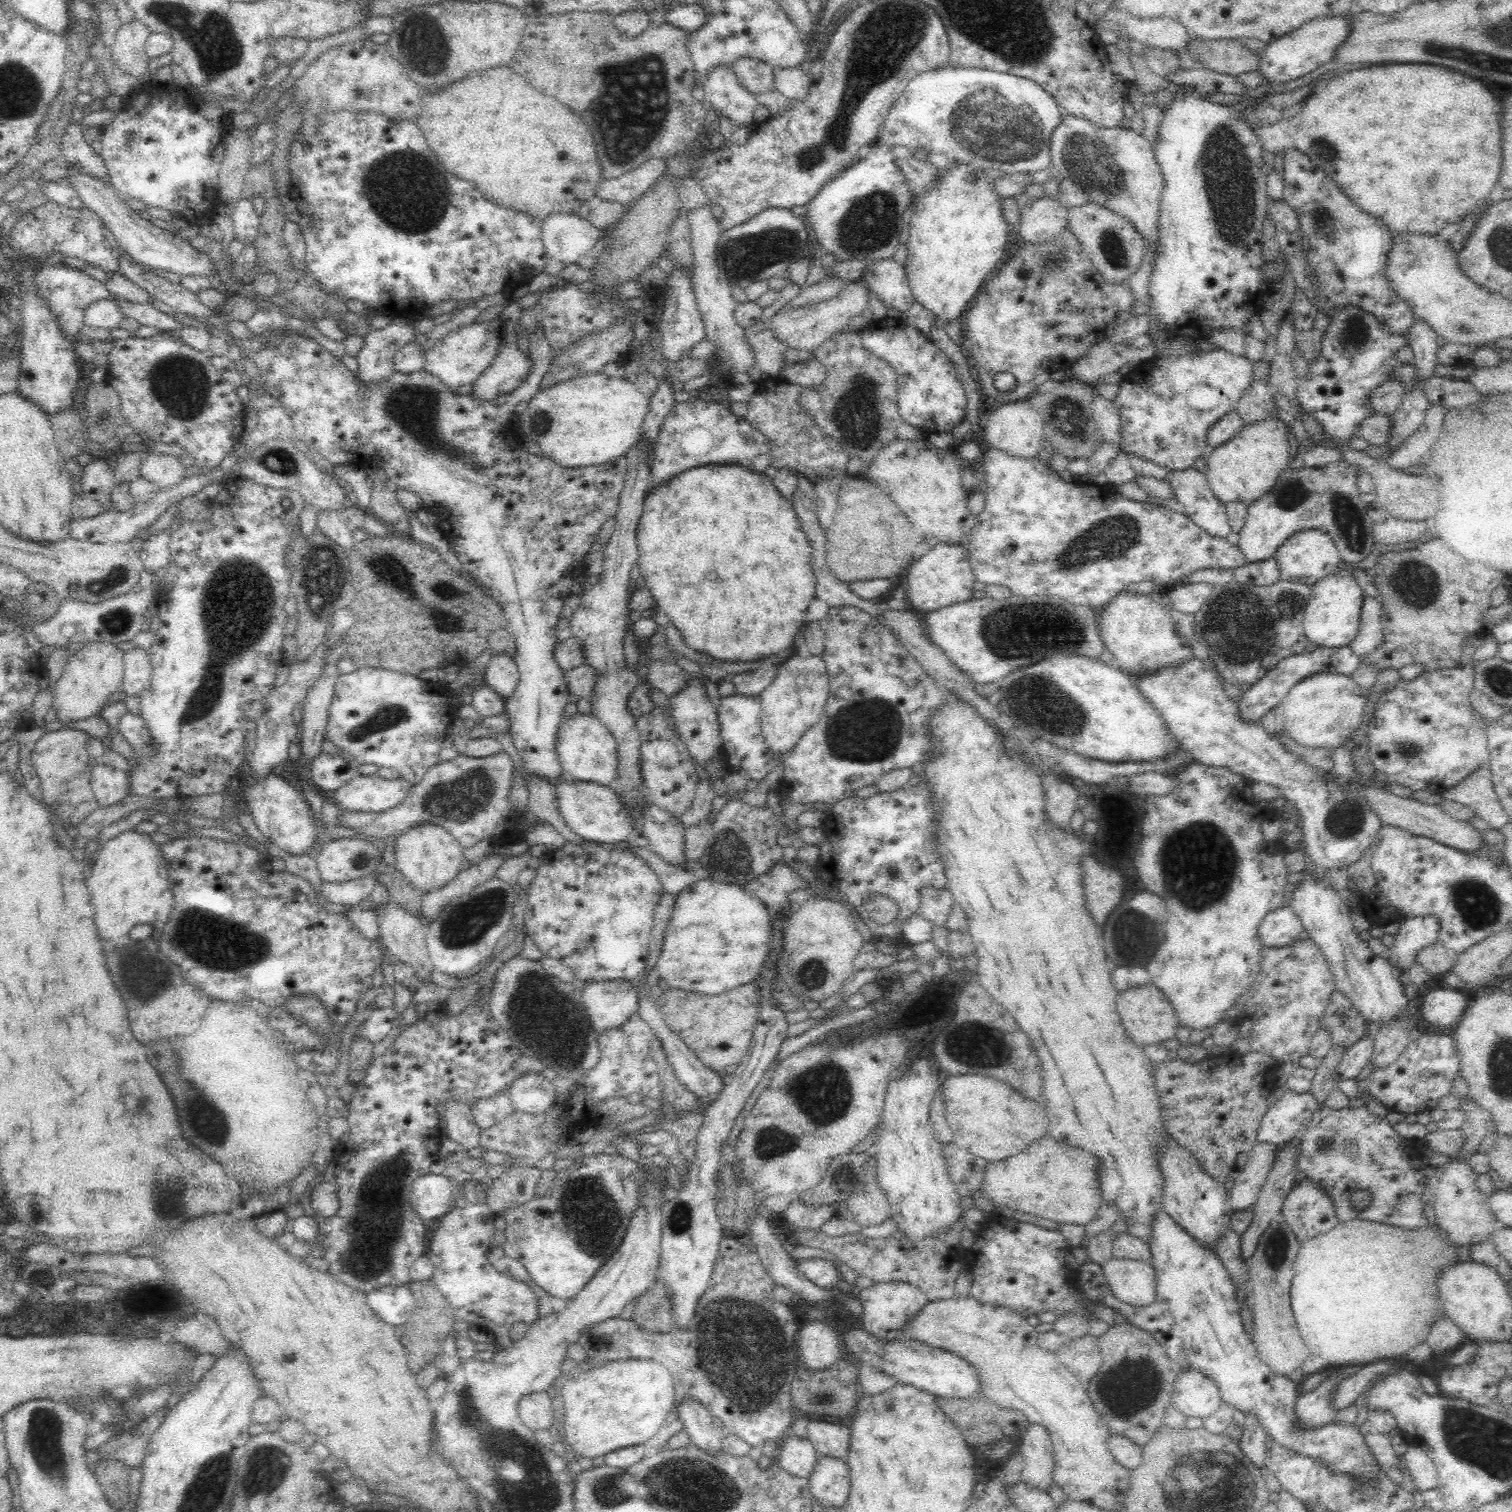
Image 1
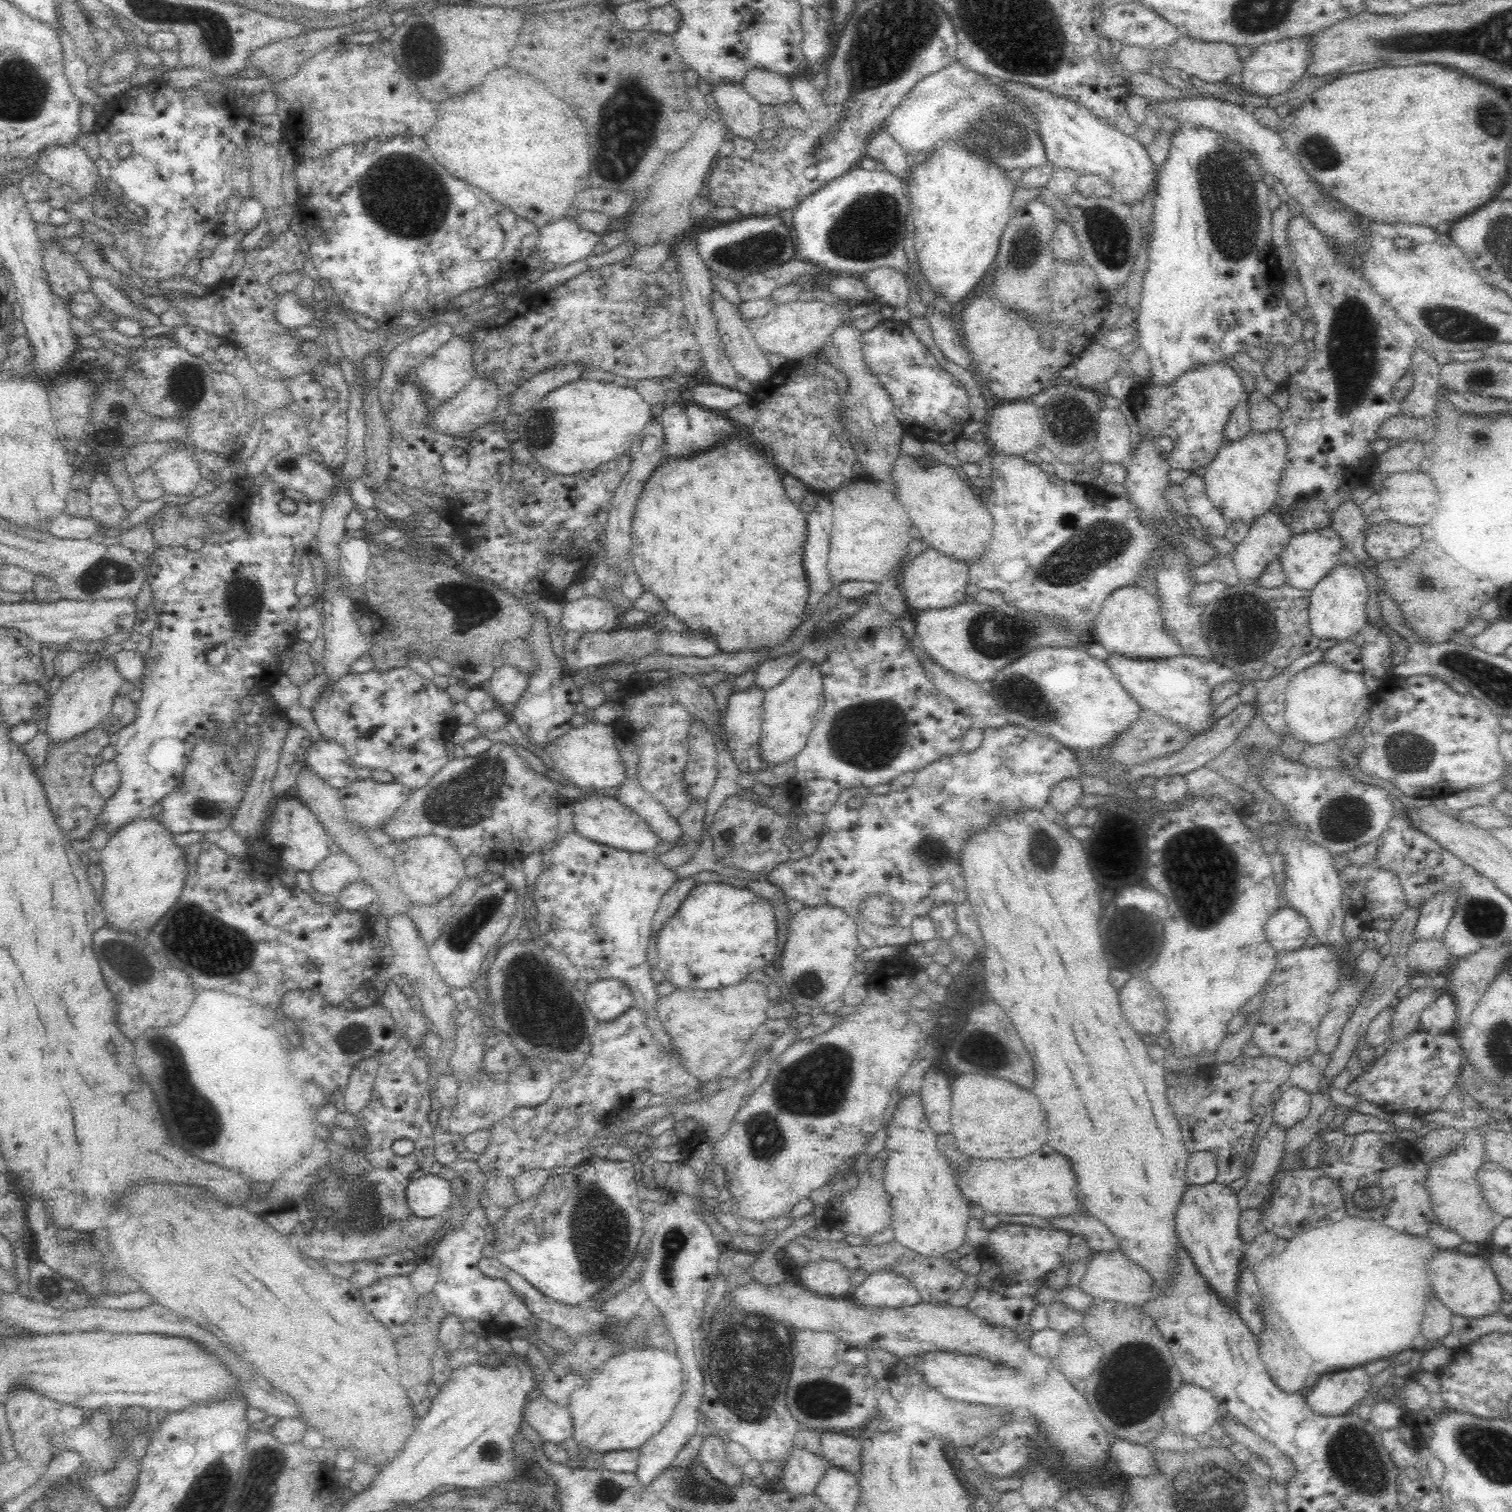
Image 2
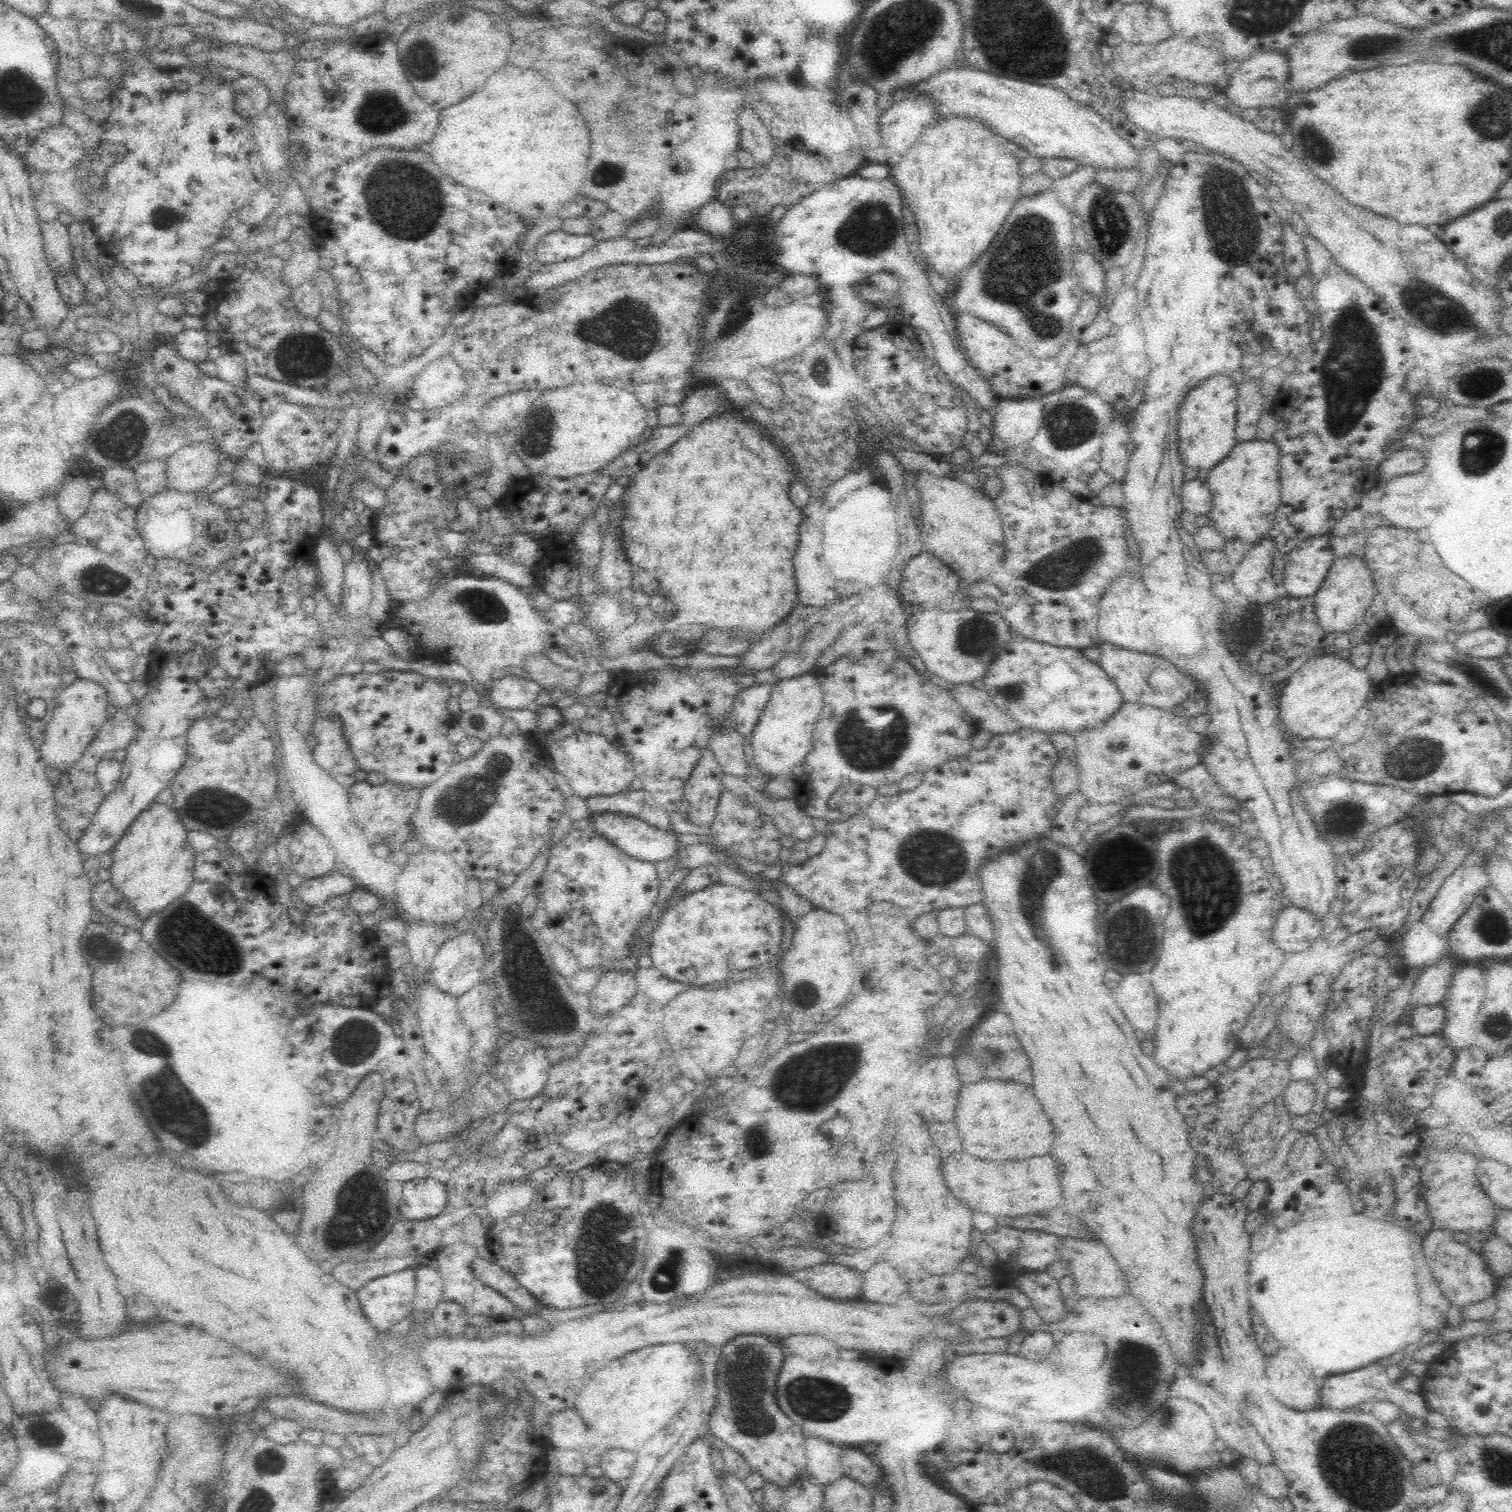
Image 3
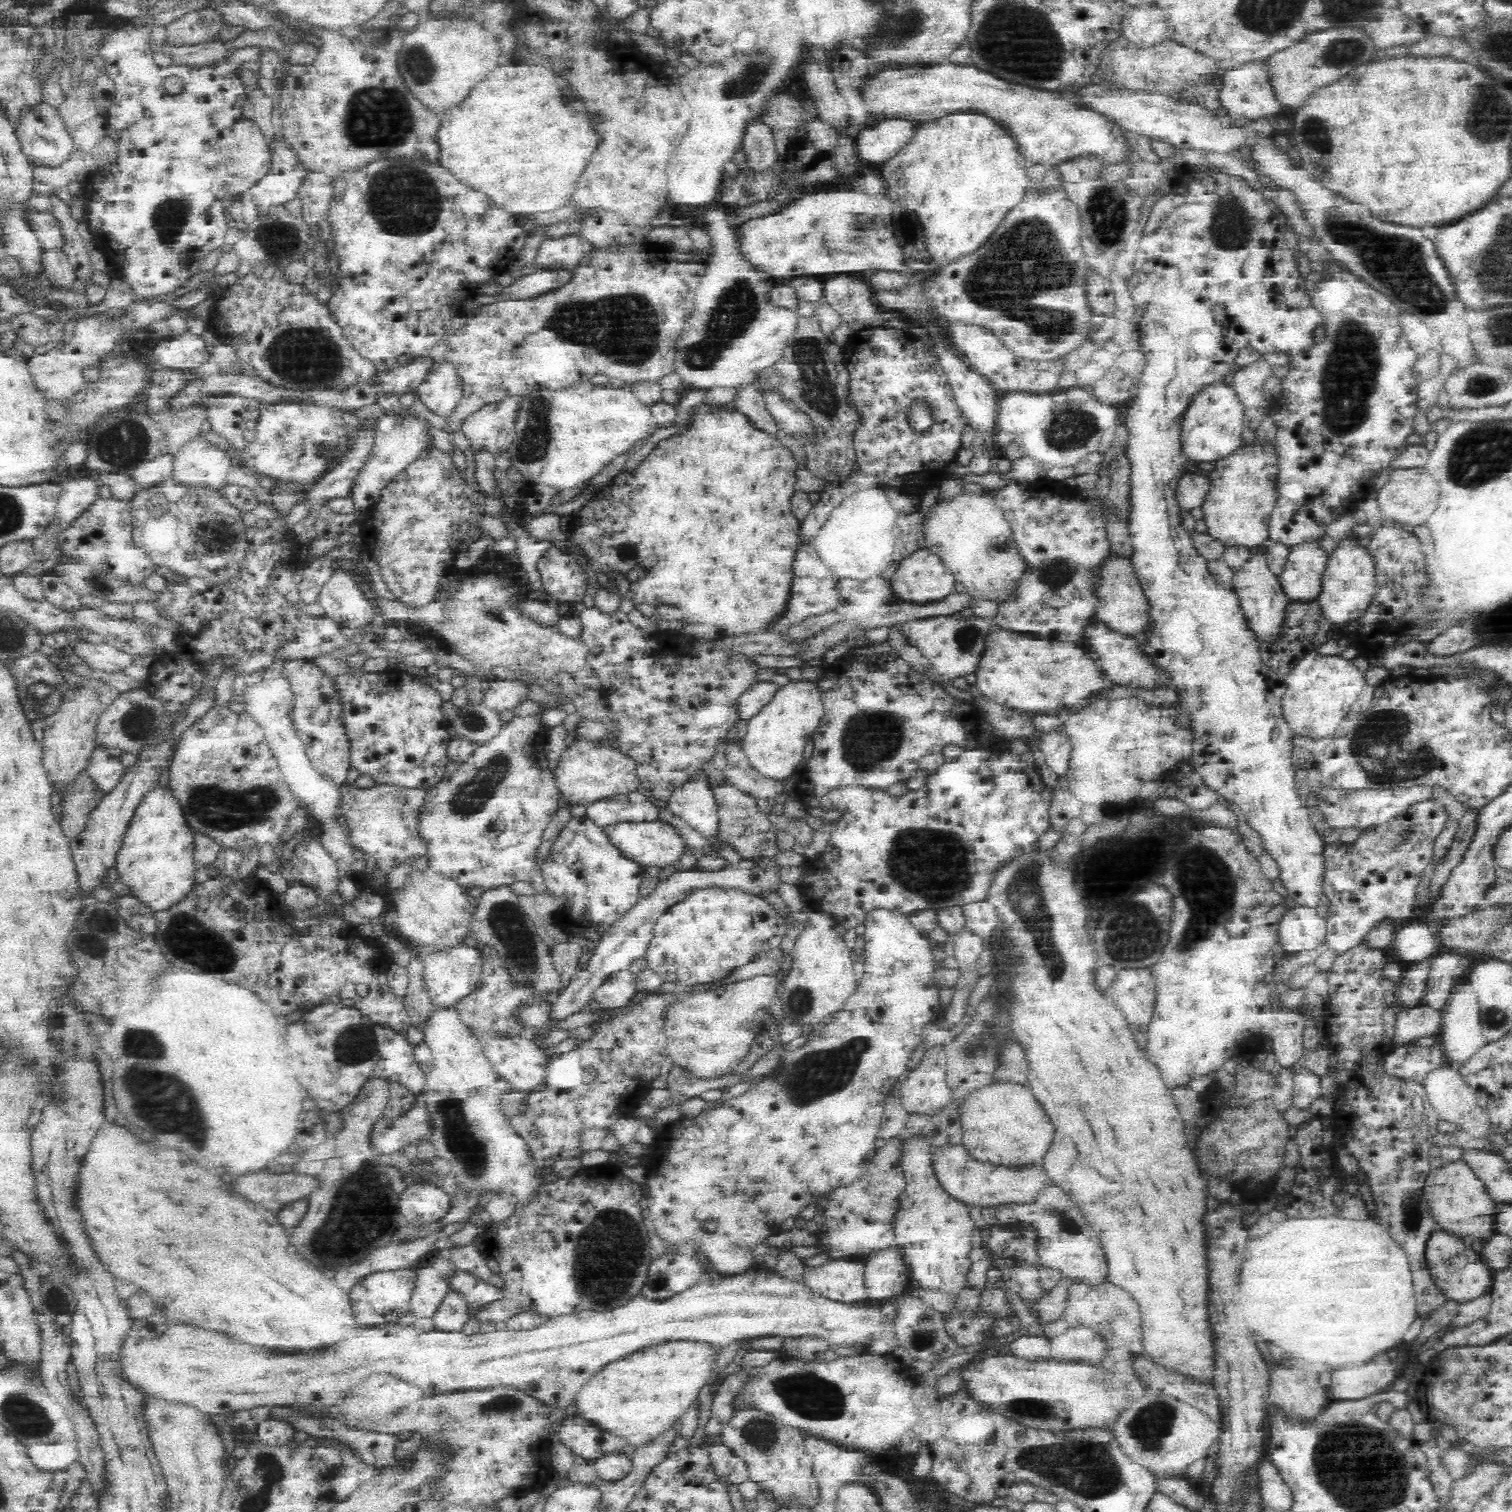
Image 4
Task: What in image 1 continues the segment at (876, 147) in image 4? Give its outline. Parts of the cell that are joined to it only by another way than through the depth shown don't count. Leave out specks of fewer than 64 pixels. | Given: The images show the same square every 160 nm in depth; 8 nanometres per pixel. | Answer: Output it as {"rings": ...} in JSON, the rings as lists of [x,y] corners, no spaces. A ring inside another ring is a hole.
{"rings":[[[948,65],[920,73],[906,85],[886,115],[879,141],[886,146],[904,146],[913,152],[925,148],[928,162],[939,171],[952,164],[971,163],[982,170],[996,170],[1001,175],[1035,173],[1050,167],[1052,132],[1061,115],[1052,95],[1034,81],[994,70]]]}

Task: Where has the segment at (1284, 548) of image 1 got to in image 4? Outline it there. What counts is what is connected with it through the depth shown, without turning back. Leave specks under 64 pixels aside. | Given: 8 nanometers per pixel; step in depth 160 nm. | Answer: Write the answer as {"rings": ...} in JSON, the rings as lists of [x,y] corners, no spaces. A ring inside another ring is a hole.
{"rings":[[[1320,541],[1301,542],[1290,547],[1284,571],[1279,578],[1288,600],[1310,601],[1321,591],[1321,580],[1329,553]]]}

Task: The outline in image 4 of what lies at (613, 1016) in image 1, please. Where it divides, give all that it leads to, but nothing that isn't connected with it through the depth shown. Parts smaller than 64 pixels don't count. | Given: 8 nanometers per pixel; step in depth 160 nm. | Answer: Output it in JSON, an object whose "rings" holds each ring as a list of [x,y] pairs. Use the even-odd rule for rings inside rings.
{"rings":[[[635,969],[611,974],[593,994],[594,1011],[626,1007],[637,993]]]}

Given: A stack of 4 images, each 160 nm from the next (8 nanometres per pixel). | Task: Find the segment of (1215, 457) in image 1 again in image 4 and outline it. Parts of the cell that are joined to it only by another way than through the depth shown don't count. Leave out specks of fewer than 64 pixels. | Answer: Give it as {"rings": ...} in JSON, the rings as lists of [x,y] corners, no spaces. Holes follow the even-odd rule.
{"rings":[[[1254,440],[1251,443],[1243,443],[1232,454],[1209,465],[1205,471],[1210,480],[1210,491],[1203,505],[1198,511],[1200,528],[1218,539],[1224,546],[1244,545],[1254,550],[1262,545],[1269,536],[1269,520],[1276,506],[1278,453],[1274,442]]]}

